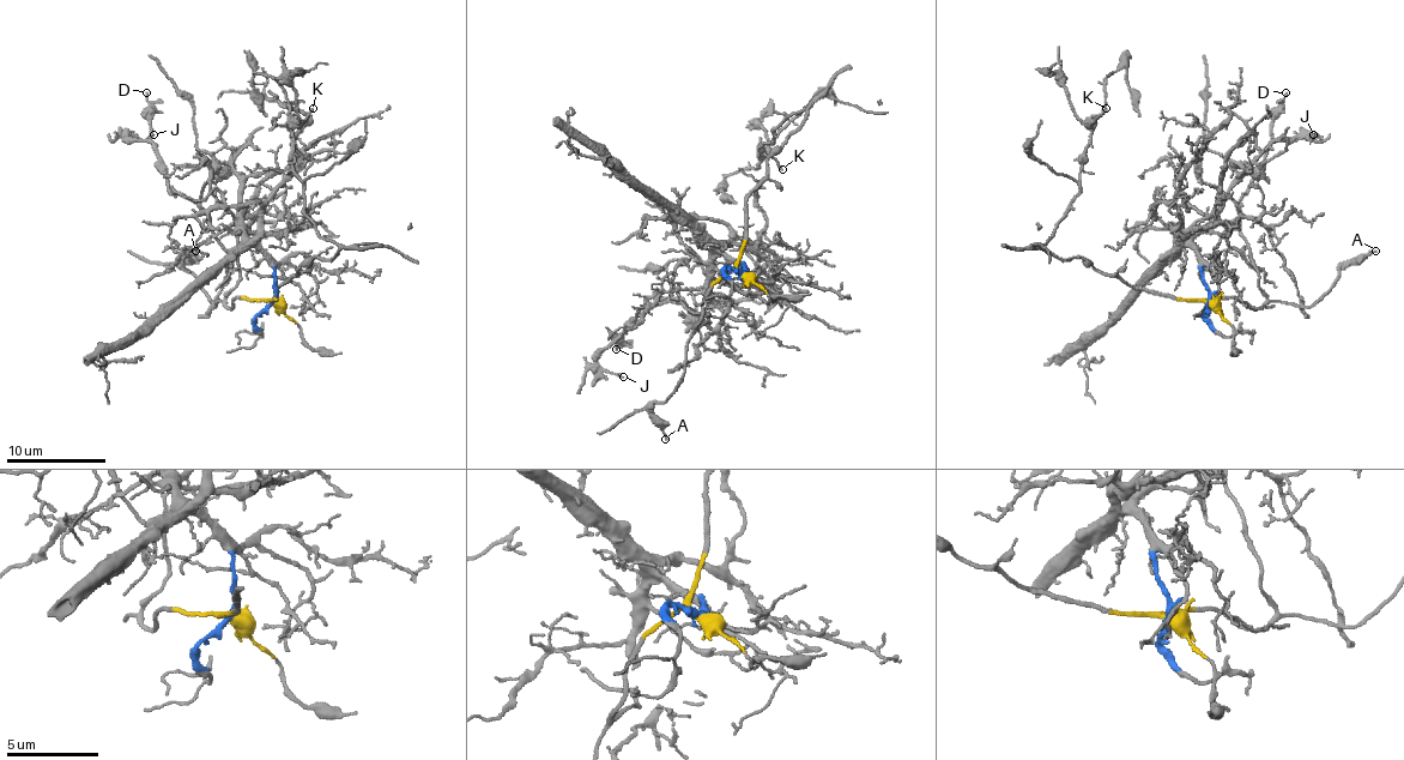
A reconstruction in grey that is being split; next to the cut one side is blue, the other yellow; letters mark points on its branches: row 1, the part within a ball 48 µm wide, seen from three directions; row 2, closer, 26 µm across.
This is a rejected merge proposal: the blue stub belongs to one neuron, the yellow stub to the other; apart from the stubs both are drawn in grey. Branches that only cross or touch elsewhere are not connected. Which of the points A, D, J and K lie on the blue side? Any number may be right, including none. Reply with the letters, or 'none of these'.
none of these

